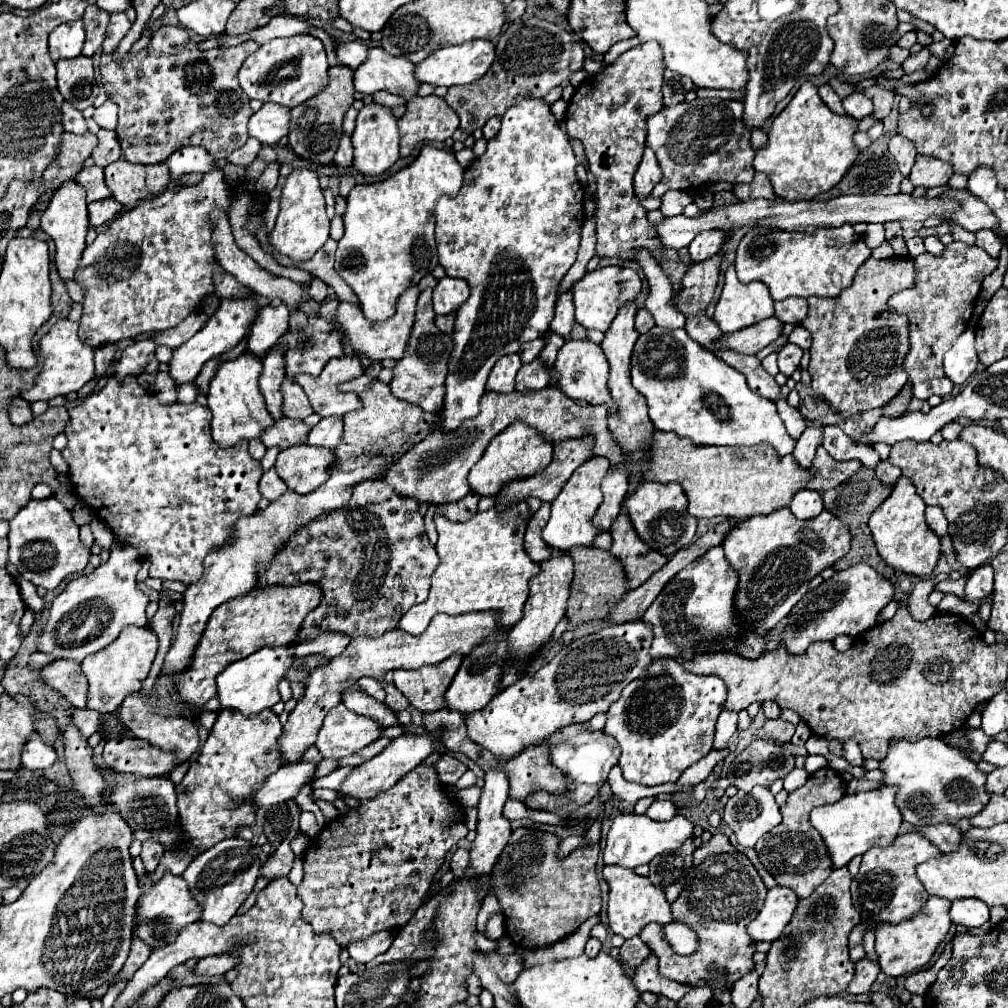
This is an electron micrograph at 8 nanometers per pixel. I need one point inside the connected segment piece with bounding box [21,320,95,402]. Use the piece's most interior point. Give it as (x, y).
(68, 367)

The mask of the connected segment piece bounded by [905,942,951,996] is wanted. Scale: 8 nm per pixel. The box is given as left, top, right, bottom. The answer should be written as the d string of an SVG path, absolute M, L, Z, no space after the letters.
M951 942L945 944L941 956L935 960L935 964L933 964L931 968L927 968L927 970L919 970L919 972L911 974L911 976L905 980L905 988L907 988L911 994L921 994L921 996L923 996L923 994L927 992L927 988L935 982L937 972L949 962L949 958L951 958Z

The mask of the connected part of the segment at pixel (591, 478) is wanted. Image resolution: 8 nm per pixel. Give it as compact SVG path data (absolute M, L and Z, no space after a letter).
M595 456L591 460L587 460L585 464L581 464L573 476L567 480L567 484L563 486L563 490L559 492L559 496L551 502L551 518L547 522L547 526L543 528L543 540L557 550L565 550L569 552L573 546L593 546L595 536L599 536L603 530L593 526L593 516L597 512L597 508L603 502L603 494L601 494L601 480L609 470L609 460Z

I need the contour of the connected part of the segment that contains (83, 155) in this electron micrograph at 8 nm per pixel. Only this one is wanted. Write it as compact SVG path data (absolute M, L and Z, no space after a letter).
M87 132L87 134L63 134L63 142L61 142L61 152L57 156L57 160L45 170L43 174L43 192L41 198L43 200L51 200L53 194L65 184L75 180L75 174L81 172L83 162L91 156L93 148L97 146L97 136Z

